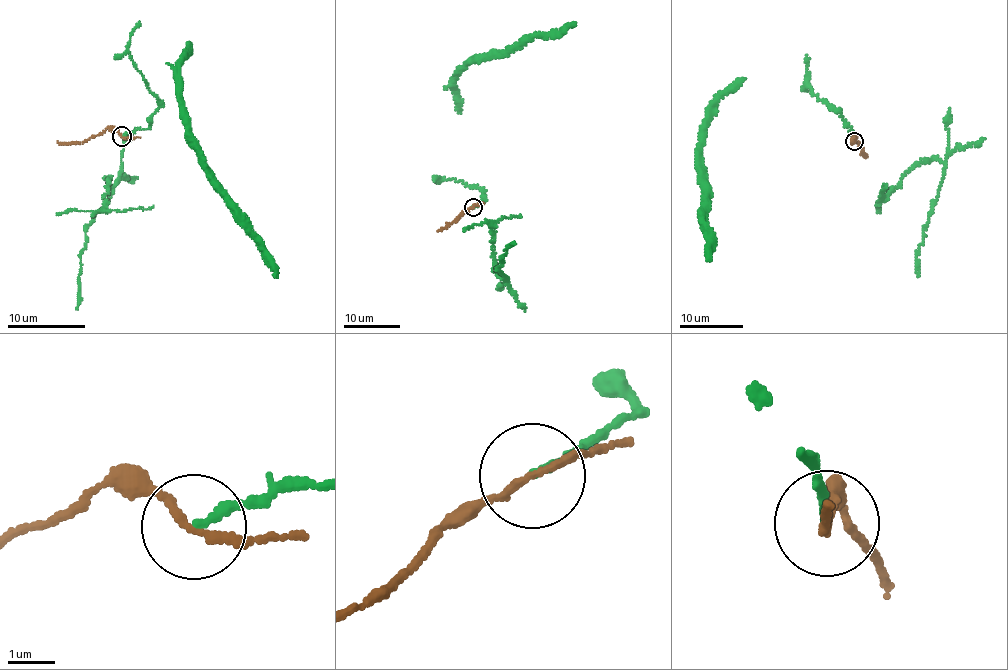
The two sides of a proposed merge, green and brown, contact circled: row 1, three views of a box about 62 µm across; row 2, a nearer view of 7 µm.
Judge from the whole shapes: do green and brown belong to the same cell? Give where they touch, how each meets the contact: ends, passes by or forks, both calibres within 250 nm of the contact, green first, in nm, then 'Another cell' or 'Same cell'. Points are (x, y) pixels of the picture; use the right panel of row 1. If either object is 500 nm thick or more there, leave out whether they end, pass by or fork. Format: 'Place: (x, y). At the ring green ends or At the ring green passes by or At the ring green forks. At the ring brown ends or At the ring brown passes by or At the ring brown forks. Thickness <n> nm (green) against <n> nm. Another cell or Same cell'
Place: (854, 141). At the ring green ends. At the ring brown passes by. Thickness 170 nm (green) against 150 nm. Another cell

